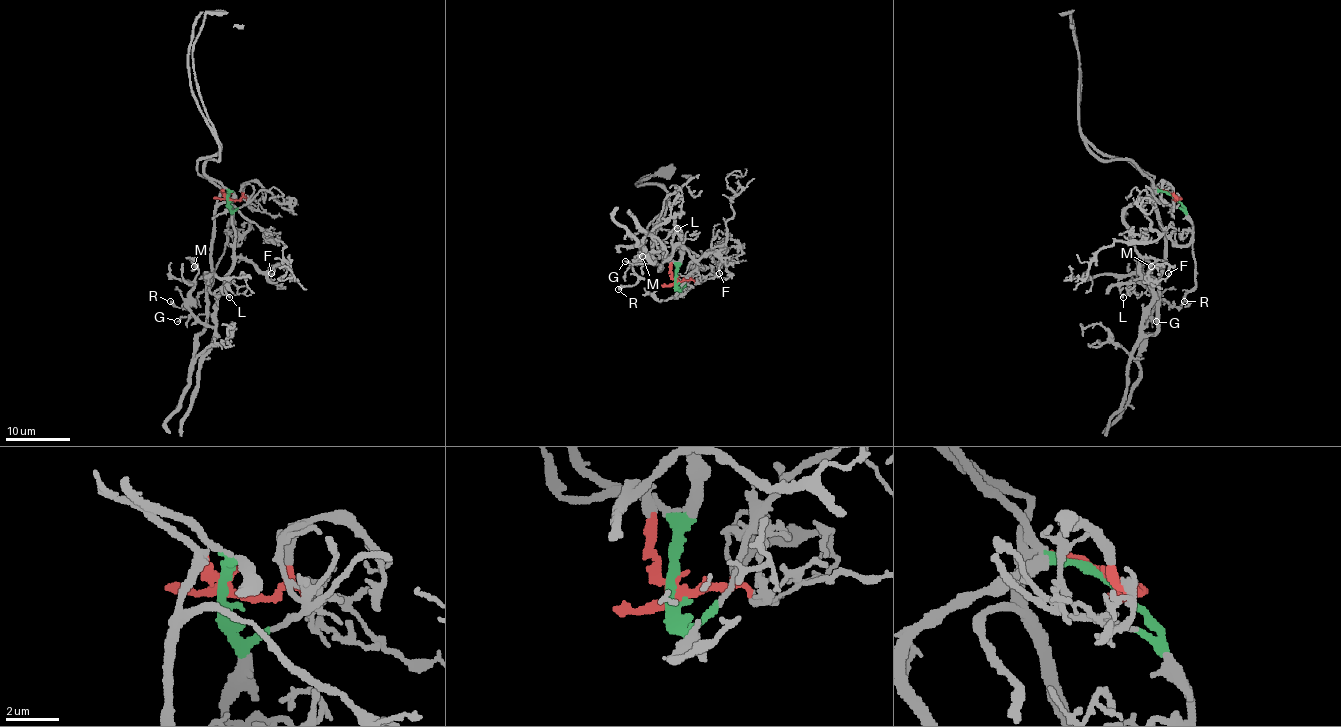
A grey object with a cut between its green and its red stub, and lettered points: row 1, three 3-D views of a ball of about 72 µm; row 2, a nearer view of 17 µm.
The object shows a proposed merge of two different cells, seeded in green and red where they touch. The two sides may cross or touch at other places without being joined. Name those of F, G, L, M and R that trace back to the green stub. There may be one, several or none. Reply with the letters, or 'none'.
F, L, M, R

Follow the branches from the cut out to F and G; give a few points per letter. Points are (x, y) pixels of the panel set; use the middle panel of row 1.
F: (674, 280), (681, 251), (679, 229), (682, 232), (682, 247), (697, 259), (710, 253), (718, 258), (719, 272)
G: (674, 280), (668, 258), (663, 259), (660, 269), (655, 264), (631, 264), (625, 261)

